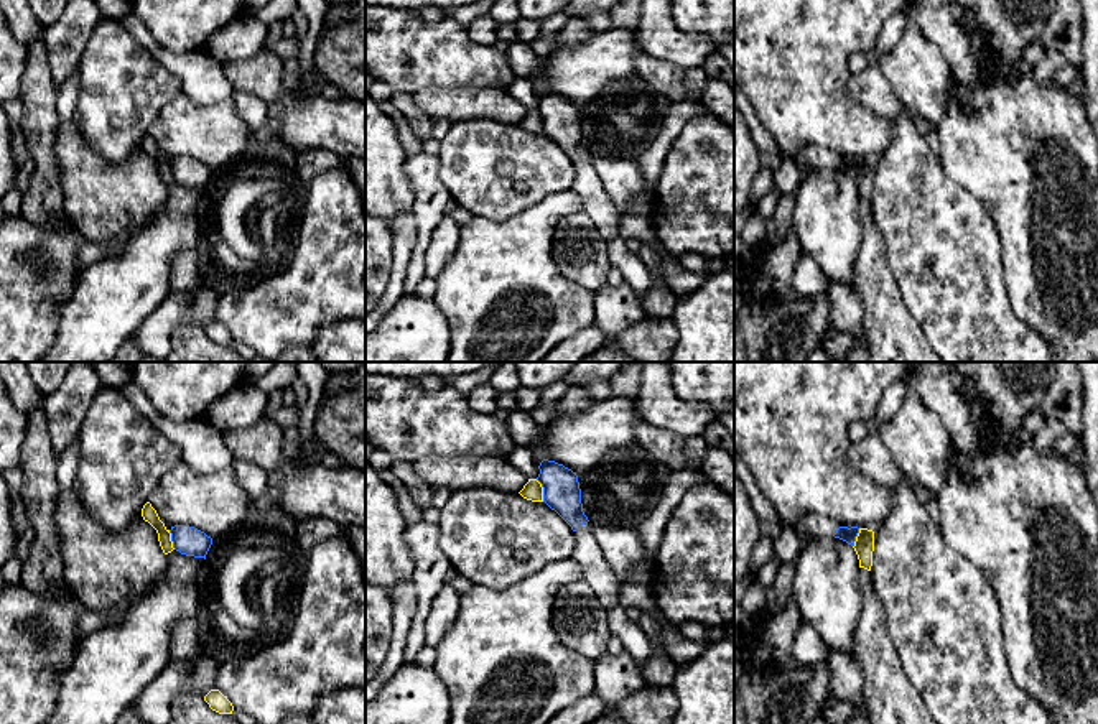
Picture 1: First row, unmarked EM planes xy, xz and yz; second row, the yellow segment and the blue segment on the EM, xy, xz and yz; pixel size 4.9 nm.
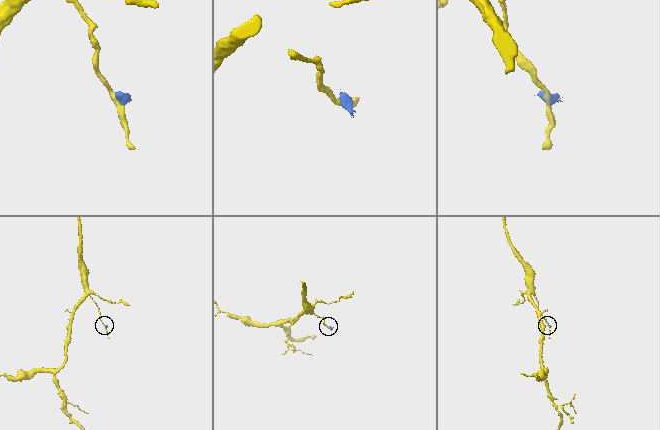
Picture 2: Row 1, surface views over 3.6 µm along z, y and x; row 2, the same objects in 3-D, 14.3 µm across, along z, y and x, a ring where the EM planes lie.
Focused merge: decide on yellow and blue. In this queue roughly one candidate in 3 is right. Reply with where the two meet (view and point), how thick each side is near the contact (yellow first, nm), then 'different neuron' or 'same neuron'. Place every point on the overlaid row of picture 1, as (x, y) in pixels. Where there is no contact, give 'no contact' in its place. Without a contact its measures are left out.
xz (542, 491) | 100/180 nm | different neuron

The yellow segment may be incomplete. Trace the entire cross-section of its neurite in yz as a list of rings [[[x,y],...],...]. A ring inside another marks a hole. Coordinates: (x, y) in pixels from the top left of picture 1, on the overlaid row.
[[[859,528],[859,533],[856,536],[853,548],[858,555],[859,568],[871,571],[872,551],[874,551],[874,531],[868,528]]]

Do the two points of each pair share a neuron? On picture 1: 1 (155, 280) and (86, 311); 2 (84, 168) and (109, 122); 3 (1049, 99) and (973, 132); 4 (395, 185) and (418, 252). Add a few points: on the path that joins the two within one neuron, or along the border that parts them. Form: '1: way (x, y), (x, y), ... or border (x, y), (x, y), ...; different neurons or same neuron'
1: way (139, 280), (102, 310); same neuron
2: border (76, 116), (106, 160), (132, 155); different neurons
3: way (1031, 117), (1016, 132), (991, 132); same neuron
4: border (404, 171), (410, 181), (414, 211); different neurons

